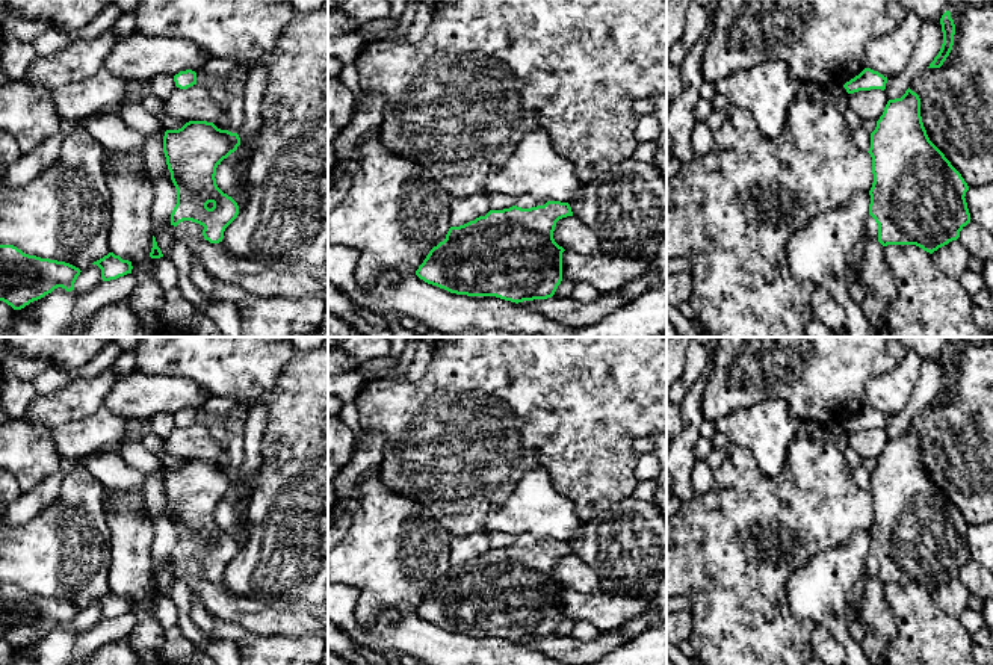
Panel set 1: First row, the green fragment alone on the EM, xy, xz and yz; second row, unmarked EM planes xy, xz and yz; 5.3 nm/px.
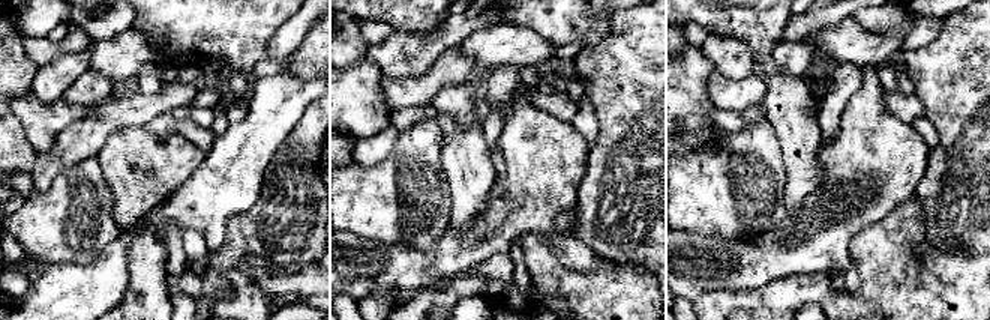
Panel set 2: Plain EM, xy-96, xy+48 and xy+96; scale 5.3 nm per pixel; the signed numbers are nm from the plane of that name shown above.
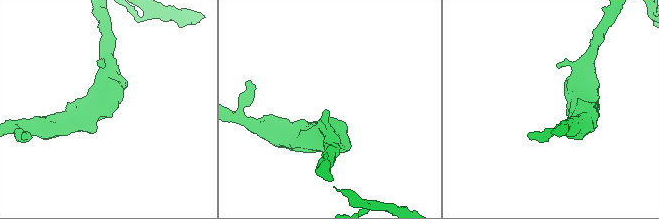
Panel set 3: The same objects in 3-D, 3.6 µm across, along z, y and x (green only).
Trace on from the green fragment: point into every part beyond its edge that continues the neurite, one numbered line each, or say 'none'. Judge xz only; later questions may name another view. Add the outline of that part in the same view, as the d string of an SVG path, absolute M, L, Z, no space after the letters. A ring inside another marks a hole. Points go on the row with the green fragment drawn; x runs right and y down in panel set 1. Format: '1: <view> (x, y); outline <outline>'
1: xz (525, 201); outline M521 195L517 198L515 206L521 209L531 209L537 206L544 206L547 201L538 201L532 195Z

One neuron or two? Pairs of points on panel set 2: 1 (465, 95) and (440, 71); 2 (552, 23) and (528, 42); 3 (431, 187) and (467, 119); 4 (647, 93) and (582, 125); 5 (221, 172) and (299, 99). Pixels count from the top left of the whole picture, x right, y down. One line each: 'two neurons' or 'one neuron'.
1: two neurons
2: two neurons
3: two neurons
4: two neurons
5: one neuron

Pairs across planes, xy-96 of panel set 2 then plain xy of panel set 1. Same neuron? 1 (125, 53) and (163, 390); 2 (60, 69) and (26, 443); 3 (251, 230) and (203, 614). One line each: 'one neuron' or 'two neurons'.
1: one neuron
2: two neurons
3: two neurons

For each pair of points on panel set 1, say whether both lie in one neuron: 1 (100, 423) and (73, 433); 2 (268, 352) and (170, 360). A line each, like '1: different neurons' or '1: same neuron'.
1: same neuron
2: same neuron

